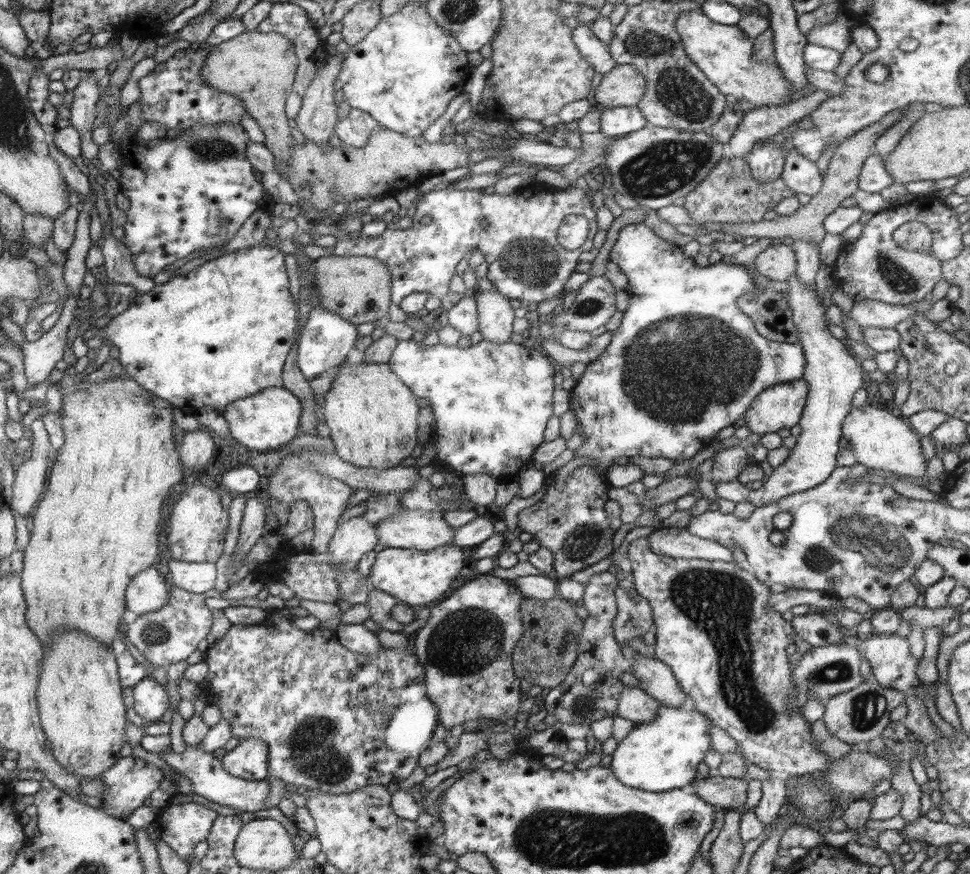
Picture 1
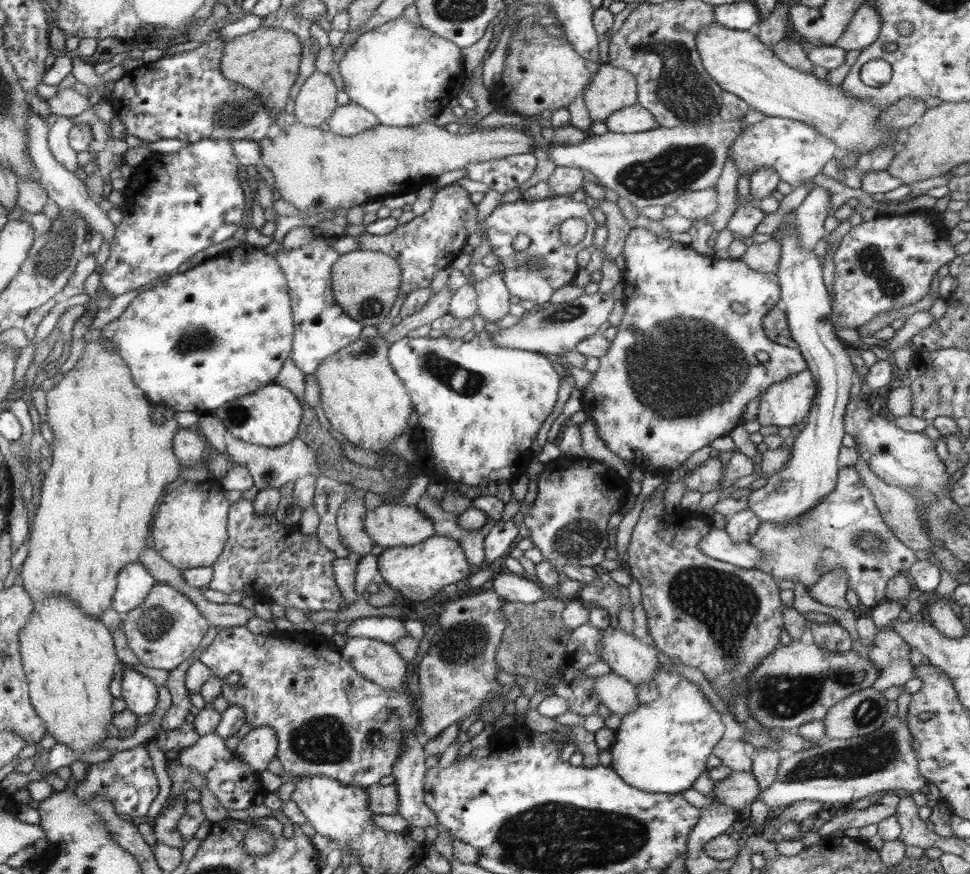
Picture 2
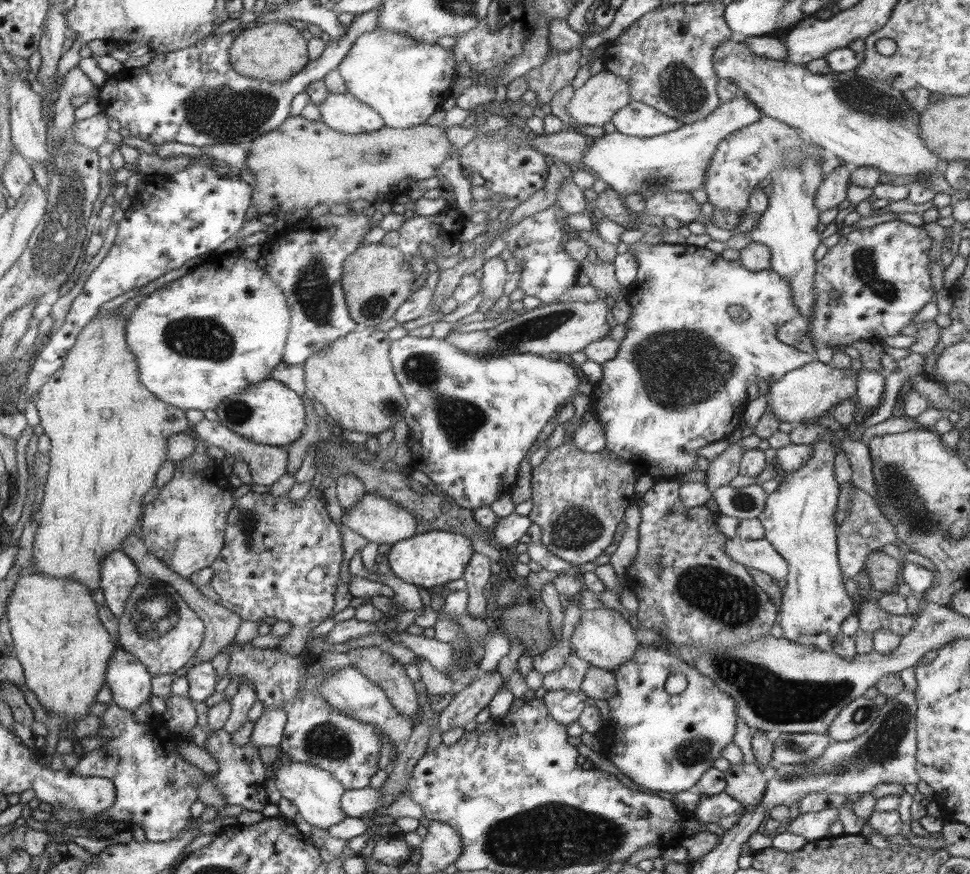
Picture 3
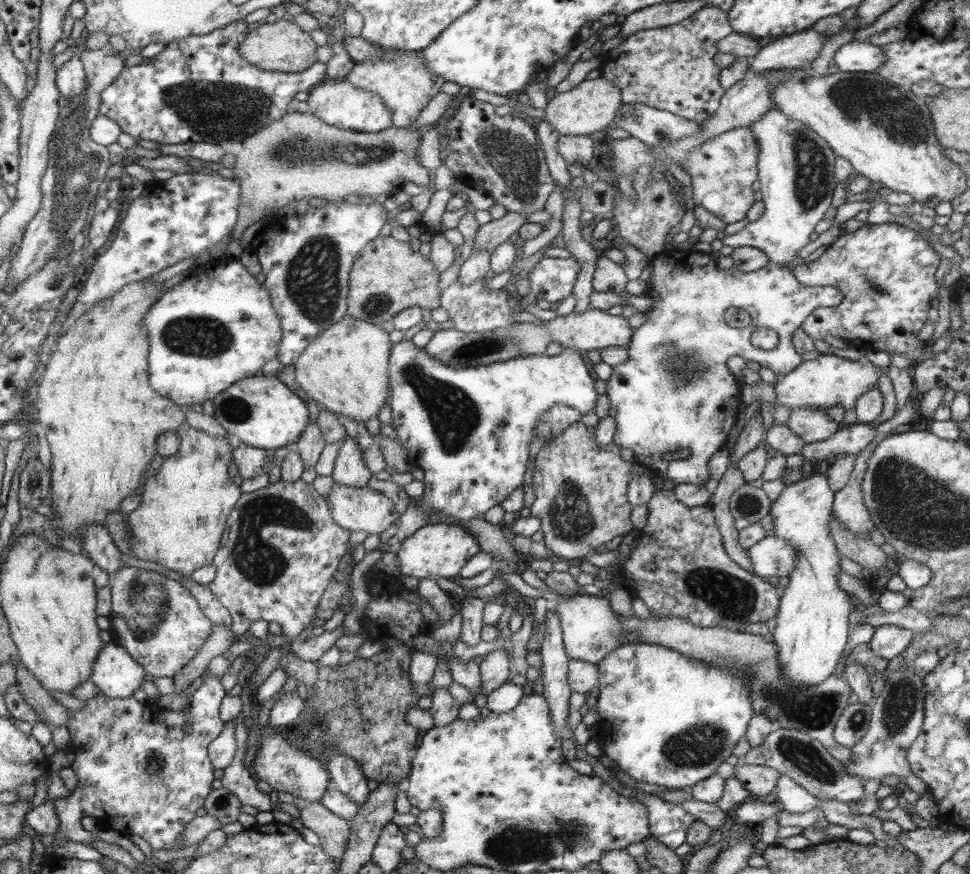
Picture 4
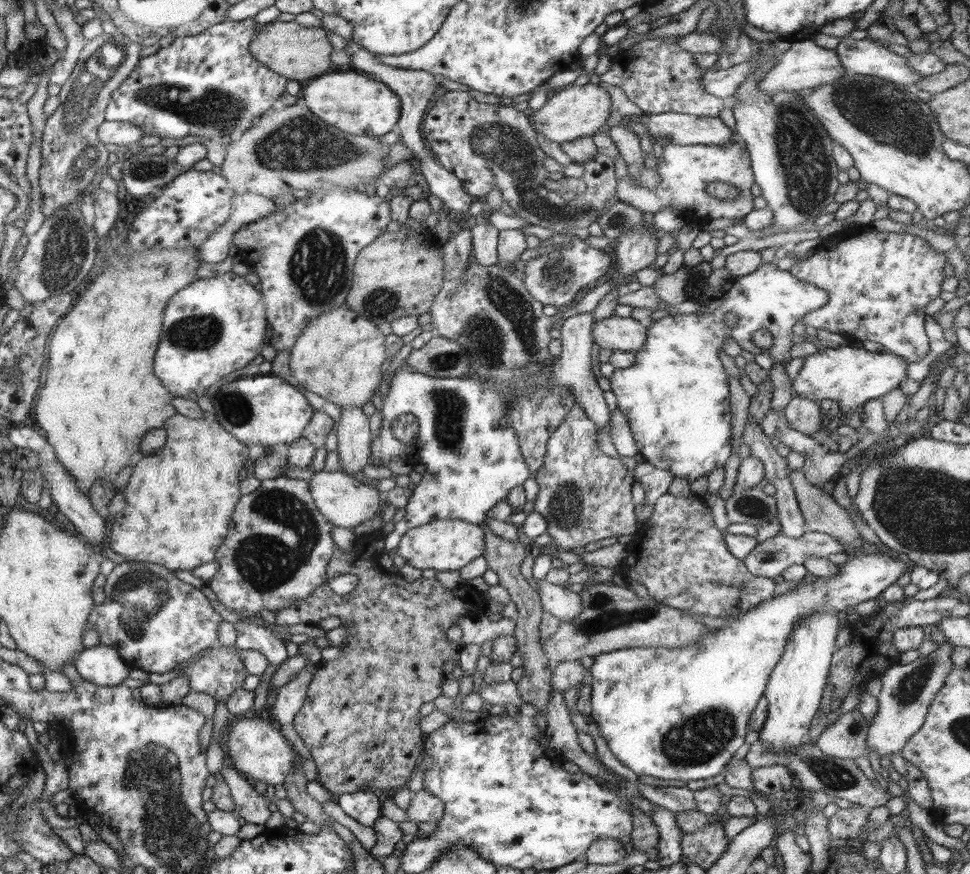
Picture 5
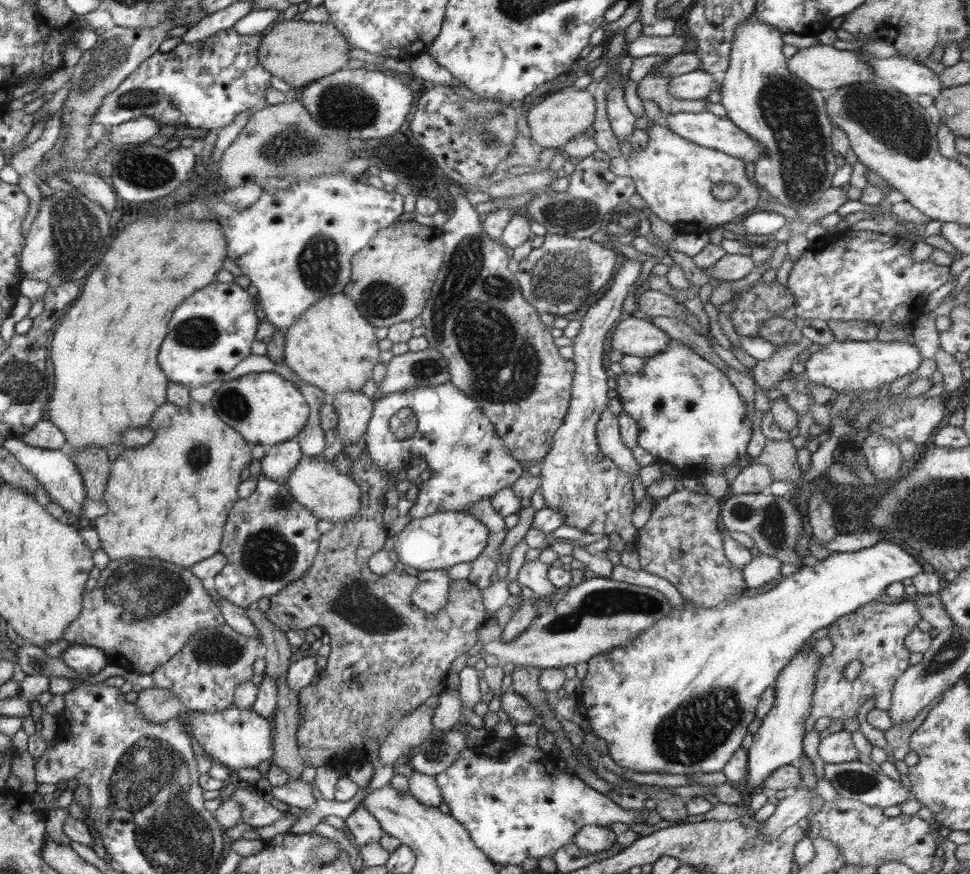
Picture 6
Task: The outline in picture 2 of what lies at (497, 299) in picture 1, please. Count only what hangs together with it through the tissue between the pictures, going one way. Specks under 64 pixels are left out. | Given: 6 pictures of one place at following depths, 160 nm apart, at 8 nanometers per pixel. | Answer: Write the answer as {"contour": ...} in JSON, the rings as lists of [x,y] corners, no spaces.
{"contour":[[[501,271],[480,281],[474,281],[473,287],[477,292],[477,314],[487,322],[490,328],[494,327],[495,322],[504,318],[509,313],[510,291],[504,284]]]}

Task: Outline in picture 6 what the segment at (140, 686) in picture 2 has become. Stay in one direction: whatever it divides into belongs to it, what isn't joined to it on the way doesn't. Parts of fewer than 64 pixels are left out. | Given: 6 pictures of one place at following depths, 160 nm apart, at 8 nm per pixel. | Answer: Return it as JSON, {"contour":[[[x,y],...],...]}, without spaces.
{"contour":[[[76,643],[67,647],[60,658],[72,671],[86,677],[100,673],[110,661],[102,649]]]}

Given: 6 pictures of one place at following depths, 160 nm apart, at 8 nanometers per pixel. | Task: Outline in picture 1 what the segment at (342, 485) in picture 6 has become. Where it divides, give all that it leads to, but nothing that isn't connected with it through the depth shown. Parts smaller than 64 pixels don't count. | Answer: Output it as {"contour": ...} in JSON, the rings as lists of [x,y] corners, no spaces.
{"contour":[[[402,511],[378,523],[379,542],[388,548],[427,550],[454,544],[456,530],[440,512]]]}

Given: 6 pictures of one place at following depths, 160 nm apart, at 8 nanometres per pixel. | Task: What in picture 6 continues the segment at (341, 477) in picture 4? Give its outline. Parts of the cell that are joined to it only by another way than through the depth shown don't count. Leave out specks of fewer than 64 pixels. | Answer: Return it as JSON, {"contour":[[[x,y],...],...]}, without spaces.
{"contour":[[[344,390],[344,393],[334,395],[330,404],[336,409],[339,420],[335,426],[342,445],[346,447],[366,433],[368,422],[372,419],[373,400],[367,398],[362,390]]]}

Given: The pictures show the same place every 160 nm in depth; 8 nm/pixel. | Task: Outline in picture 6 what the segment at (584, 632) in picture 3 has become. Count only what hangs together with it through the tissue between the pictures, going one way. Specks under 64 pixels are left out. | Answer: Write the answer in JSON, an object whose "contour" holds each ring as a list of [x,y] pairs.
{"contour":[[[539,559],[525,561],[518,572],[516,580],[526,593],[549,600],[557,588],[547,577],[548,567],[547,564],[540,562]]]}

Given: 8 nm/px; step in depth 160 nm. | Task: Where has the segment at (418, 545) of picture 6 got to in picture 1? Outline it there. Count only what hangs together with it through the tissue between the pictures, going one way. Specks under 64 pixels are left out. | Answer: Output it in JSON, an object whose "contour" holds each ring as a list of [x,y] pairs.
{"contour":[[[456,544],[439,546],[438,549],[414,550],[385,547],[374,558],[368,582],[370,588],[386,592],[397,601],[415,609],[426,607],[430,602],[440,600],[448,590],[452,580],[464,568],[464,552]]]}

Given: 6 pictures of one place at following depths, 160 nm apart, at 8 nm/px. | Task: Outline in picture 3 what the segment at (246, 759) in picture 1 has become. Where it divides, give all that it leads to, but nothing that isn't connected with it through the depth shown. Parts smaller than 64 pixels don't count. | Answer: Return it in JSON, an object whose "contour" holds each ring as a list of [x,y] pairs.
{"contour":[[[279,708],[264,710],[254,723],[249,743],[256,749],[261,746],[279,746],[283,737],[286,715]]]}

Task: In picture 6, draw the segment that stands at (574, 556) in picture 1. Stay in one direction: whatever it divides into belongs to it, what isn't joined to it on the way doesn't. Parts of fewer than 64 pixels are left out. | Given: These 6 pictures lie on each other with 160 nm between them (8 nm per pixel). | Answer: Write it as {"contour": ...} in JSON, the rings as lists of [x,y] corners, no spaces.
{"contour":[[[626,258],[607,292],[598,299],[580,322],[580,332],[573,340],[574,356],[571,359],[575,365],[572,382],[571,400],[564,424],[556,430],[554,440],[546,457],[540,461],[542,492],[546,506],[552,510],[558,509],[564,515],[565,525],[588,534],[618,534],[622,544],[635,542],[639,530],[632,525],[632,514],[635,512],[632,494],[632,480],[616,463],[606,458],[600,451],[596,424],[606,410],[609,402],[608,374],[604,370],[604,344],[606,336],[612,331],[612,326],[622,314],[622,304],[628,293],[634,290],[636,280],[642,274],[642,263]]]}

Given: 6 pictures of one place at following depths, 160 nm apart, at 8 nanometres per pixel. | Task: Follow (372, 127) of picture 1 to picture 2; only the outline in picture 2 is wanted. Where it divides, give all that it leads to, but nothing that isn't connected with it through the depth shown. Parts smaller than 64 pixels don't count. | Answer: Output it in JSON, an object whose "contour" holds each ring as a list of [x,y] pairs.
{"contour":[[[349,103],[336,108],[327,120],[331,131],[344,137],[351,137],[380,124],[372,111],[358,104]]]}

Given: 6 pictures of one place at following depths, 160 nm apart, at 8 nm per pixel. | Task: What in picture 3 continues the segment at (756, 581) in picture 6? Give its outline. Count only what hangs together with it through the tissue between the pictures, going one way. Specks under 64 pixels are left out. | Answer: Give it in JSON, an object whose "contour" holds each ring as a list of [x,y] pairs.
{"contour":[[[735,536],[725,540],[723,549],[734,562],[768,574],[776,582],[788,576],[786,559],[765,538],[744,540]]]}

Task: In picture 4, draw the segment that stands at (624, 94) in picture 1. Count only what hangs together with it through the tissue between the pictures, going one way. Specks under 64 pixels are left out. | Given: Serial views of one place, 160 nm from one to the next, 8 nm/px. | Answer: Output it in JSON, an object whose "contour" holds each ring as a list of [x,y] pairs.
{"contour":[[[602,76],[584,79],[573,89],[550,97],[545,109],[546,115],[541,118],[548,121],[561,135],[586,135],[600,130],[607,130],[617,117],[622,104],[621,90],[613,82]]]}

